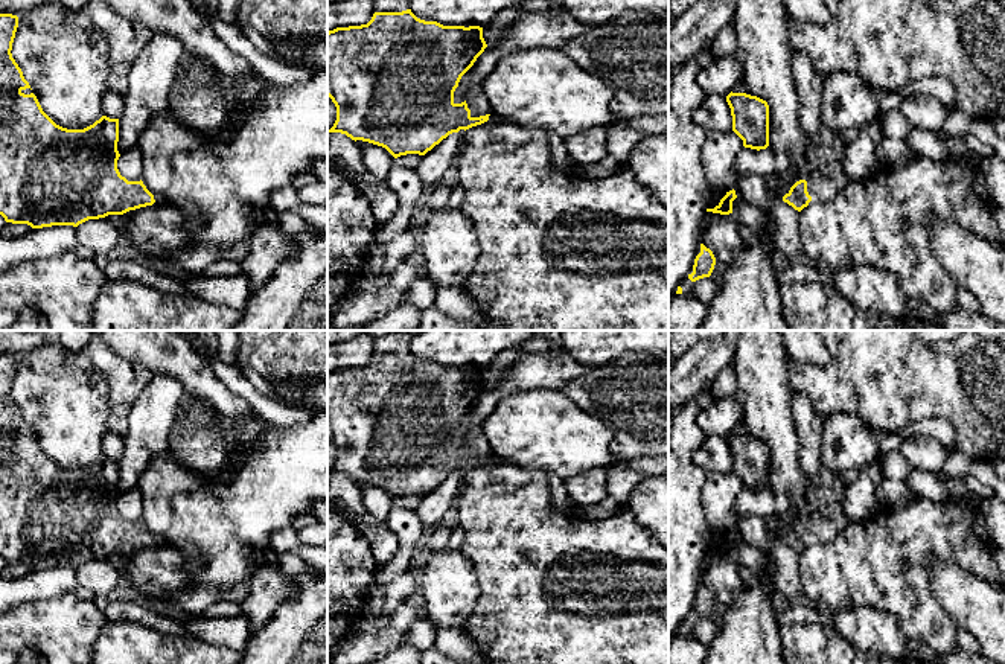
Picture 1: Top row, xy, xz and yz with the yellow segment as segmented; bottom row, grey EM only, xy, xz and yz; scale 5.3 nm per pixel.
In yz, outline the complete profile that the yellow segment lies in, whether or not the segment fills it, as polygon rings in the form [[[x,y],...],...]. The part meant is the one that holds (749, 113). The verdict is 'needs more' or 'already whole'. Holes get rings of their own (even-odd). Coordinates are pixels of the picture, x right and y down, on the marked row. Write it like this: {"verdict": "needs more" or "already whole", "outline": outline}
{"verdict": "already whole", "outline": [[[729,93],[732,131],[743,140],[745,148],[766,149],[769,146],[769,105],[766,101],[746,93]]]}

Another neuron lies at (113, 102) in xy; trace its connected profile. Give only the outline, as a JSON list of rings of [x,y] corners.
[[[110,88],[102,97],[102,111],[104,116],[110,119],[119,119],[125,108],[123,94]]]

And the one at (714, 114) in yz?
[[[707,94],[704,104],[694,111],[693,119],[704,126],[707,132],[732,131],[731,108],[723,94]]]

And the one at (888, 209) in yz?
[[[915,157],[908,166],[880,169],[865,183],[848,181],[827,203],[810,201],[799,212],[804,260],[828,273],[856,267],[888,271],[897,277],[906,298],[918,298],[946,315],[956,306],[959,285],[932,251],[926,219],[938,216],[994,245],[1003,245],[991,209],[981,164]]]

